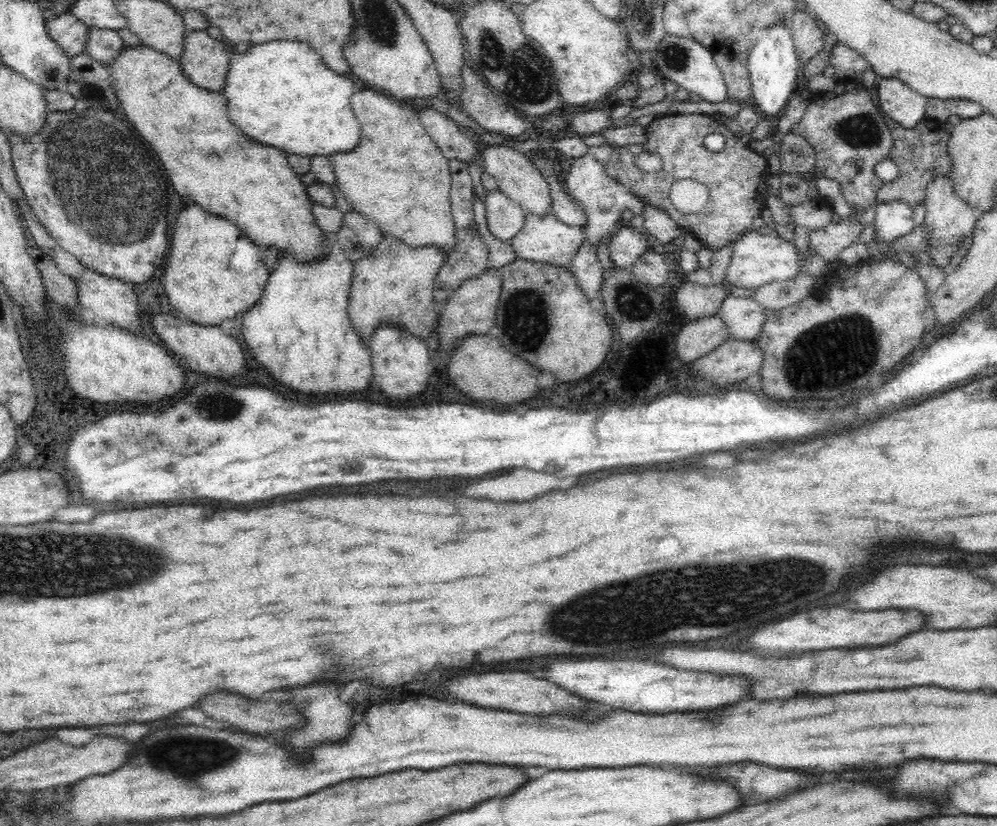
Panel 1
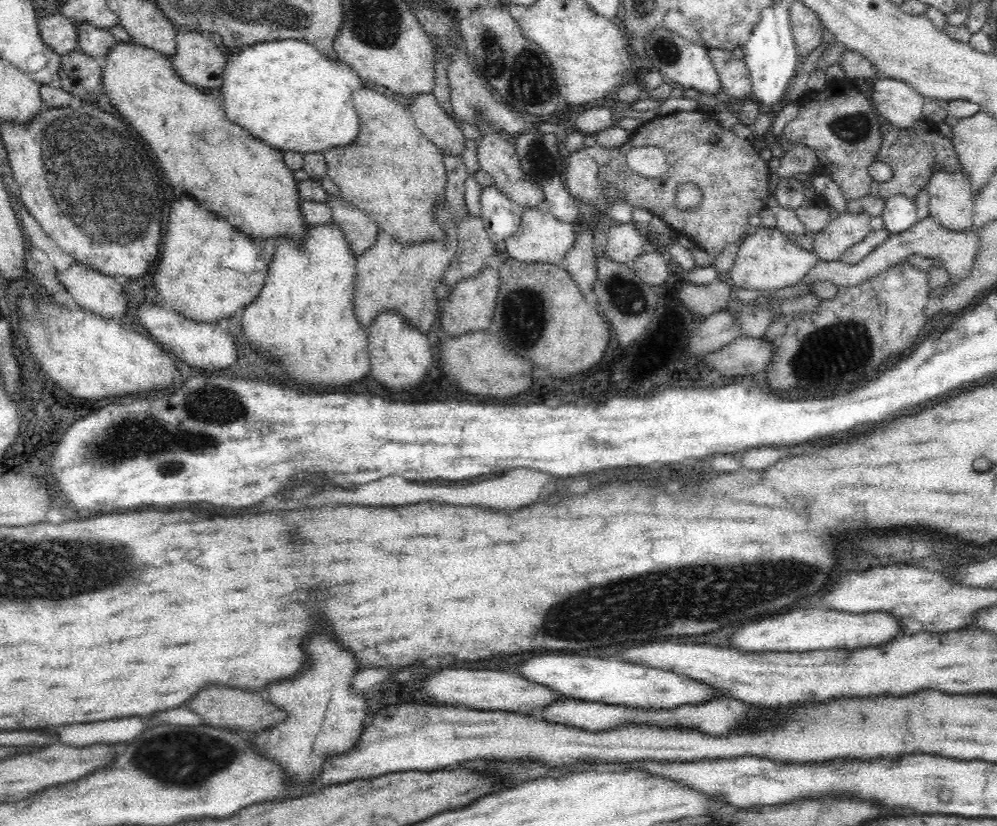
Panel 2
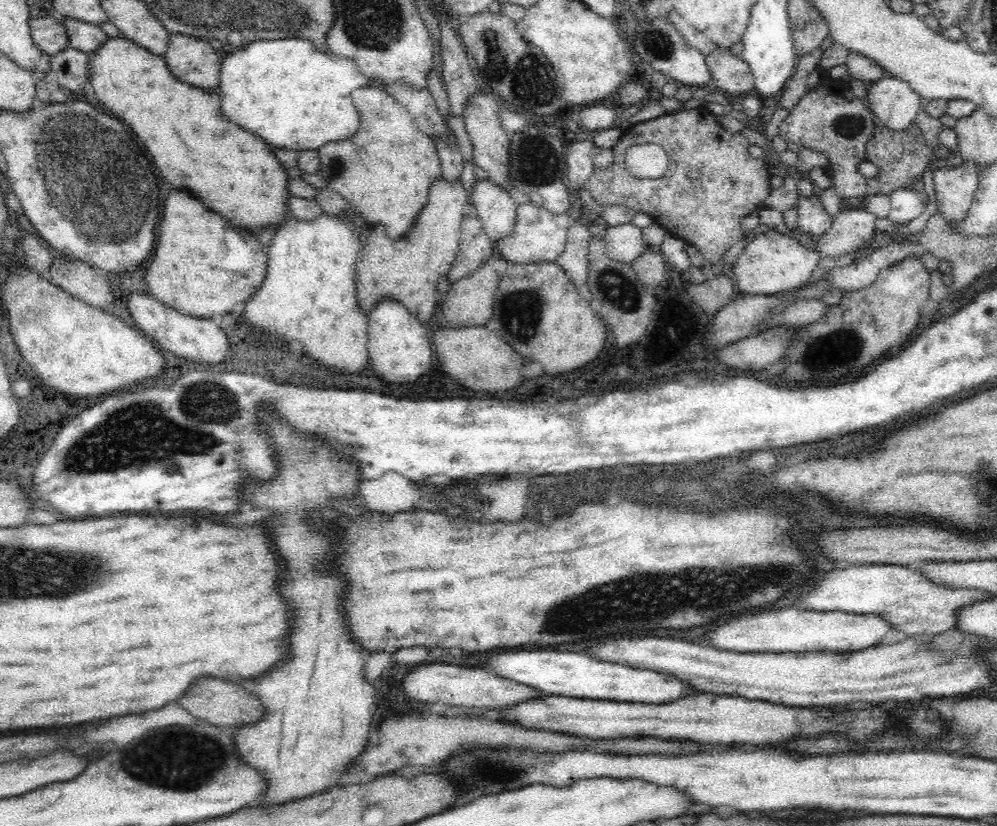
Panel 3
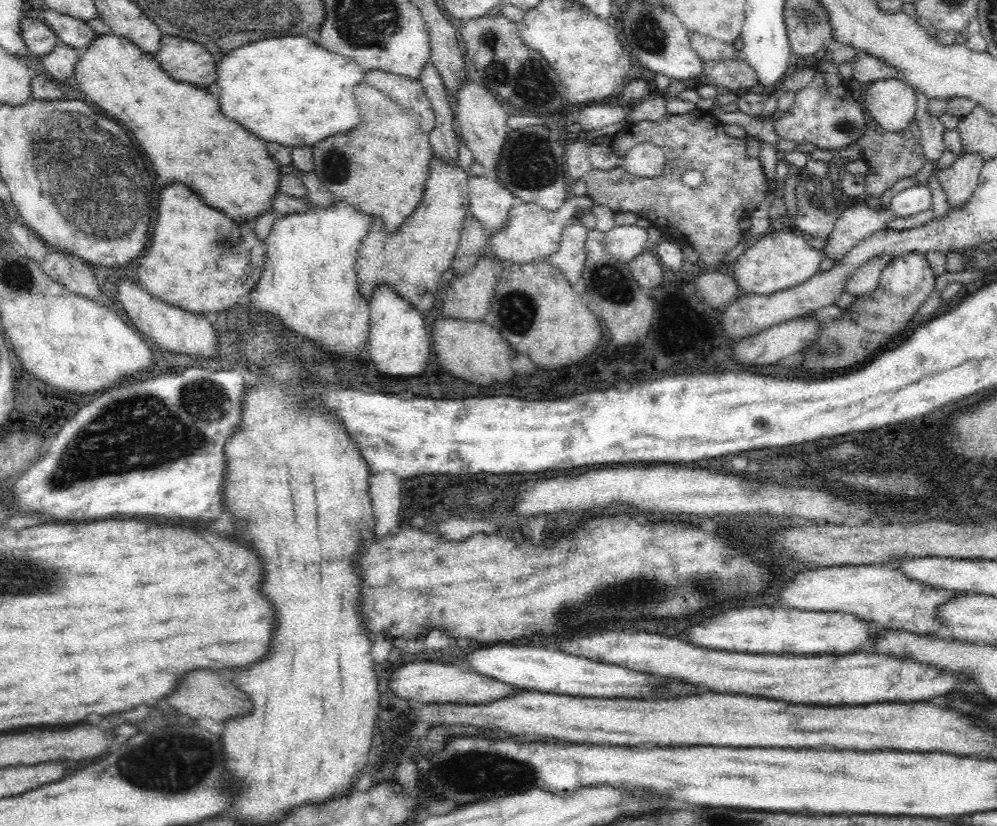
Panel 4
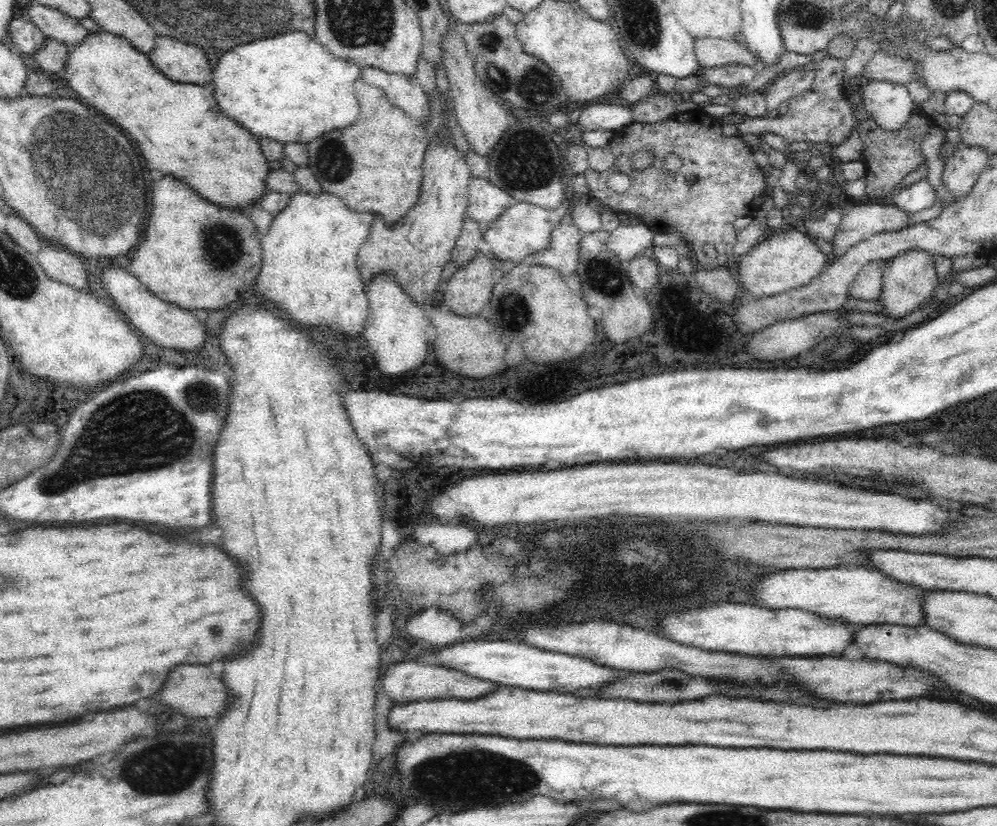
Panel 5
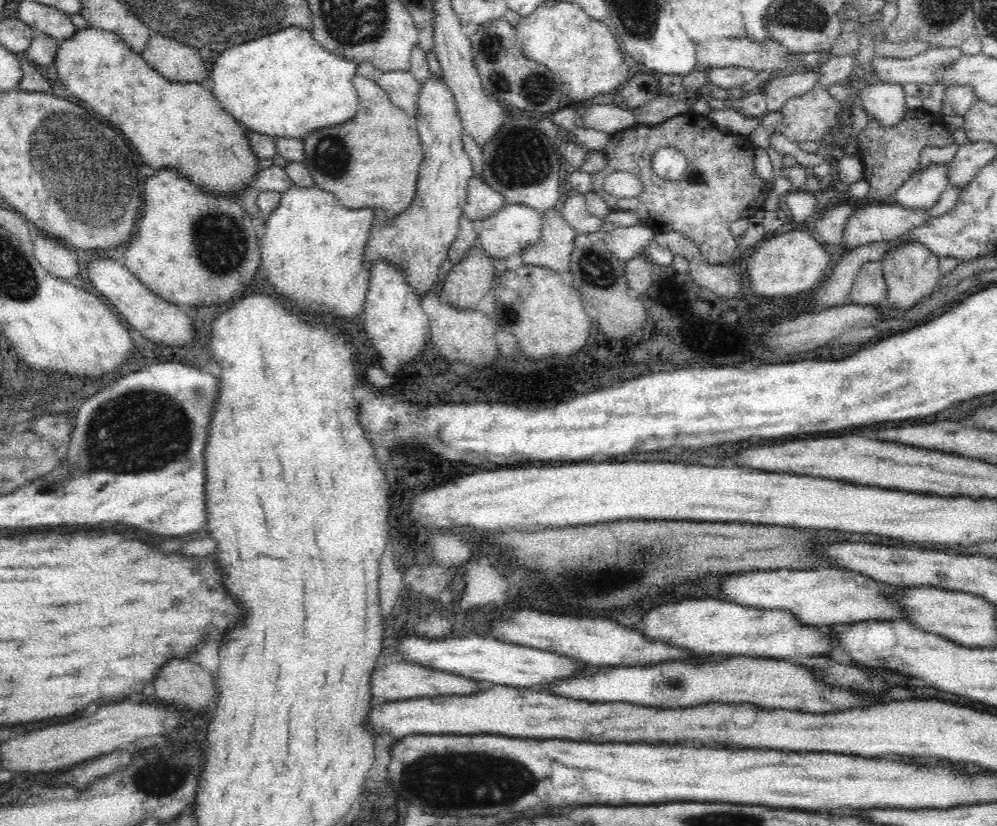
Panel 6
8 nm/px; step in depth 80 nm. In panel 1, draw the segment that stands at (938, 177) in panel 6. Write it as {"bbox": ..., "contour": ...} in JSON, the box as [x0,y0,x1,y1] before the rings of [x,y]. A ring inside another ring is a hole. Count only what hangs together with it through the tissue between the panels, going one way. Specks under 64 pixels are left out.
{"bbox":[875,200,915,242],"contour":[[[903,200],[877,203],[875,209],[875,234],[881,242],[900,238],[915,228],[912,207]]]}

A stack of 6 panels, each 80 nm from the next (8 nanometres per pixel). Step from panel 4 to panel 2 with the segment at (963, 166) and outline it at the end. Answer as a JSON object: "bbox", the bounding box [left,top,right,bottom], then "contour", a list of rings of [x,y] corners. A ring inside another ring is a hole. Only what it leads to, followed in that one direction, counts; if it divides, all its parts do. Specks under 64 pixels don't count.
{"bbox":[927,170,973,231],"contour":[[[940,170],[927,182],[929,216],[940,227],[954,231],[972,230],[973,192],[969,174],[963,170]]]}

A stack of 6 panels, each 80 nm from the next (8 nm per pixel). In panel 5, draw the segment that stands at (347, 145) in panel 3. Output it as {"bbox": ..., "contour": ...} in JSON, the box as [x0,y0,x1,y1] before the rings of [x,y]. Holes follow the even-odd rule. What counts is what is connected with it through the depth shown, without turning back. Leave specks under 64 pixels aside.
{"bbox":[307,78,426,225],"contour":[[[358,78],[354,90],[360,108],[360,116],[353,123],[356,130],[348,126],[310,140],[307,167],[322,188],[344,201],[350,210],[381,214],[388,225],[394,225],[416,204],[420,194],[426,137],[422,126],[392,104],[381,88]]]}

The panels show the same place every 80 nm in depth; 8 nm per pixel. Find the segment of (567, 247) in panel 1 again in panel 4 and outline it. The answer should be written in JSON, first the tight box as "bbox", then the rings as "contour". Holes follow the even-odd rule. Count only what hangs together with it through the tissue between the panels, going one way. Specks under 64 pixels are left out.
{"bbox":[487,196,594,264],"contour":[[[568,196],[558,210],[550,212],[536,203],[523,202],[521,205],[512,206],[508,212],[505,226],[502,231],[494,234],[487,234],[487,242],[490,246],[490,253],[501,262],[508,264],[526,264],[544,260],[552,252],[558,250],[560,244],[560,233],[572,223],[576,215],[575,209],[578,206],[590,209],[594,205],[593,200],[588,196]]]}

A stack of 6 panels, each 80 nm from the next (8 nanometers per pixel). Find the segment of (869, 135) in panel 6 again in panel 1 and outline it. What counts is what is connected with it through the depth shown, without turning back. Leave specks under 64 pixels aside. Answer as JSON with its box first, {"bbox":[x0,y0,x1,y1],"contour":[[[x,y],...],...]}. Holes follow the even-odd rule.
{"bbox":[876,117,952,208],"contour":[[[886,117],[886,127],[892,135],[892,146],[886,158],[892,159],[900,174],[894,180],[883,182],[876,190],[878,203],[892,200],[903,200],[908,206],[914,208],[925,200],[927,184],[938,174],[952,172],[952,159],[948,152],[950,132],[944,130],[944,124],[935,119],[924,118],[912,128],[904,128],[898,122]]]}

